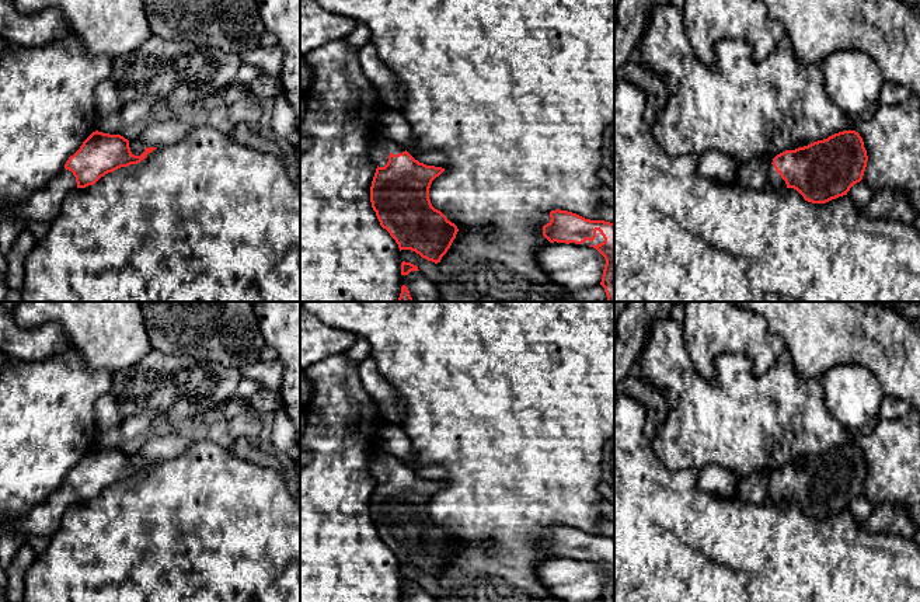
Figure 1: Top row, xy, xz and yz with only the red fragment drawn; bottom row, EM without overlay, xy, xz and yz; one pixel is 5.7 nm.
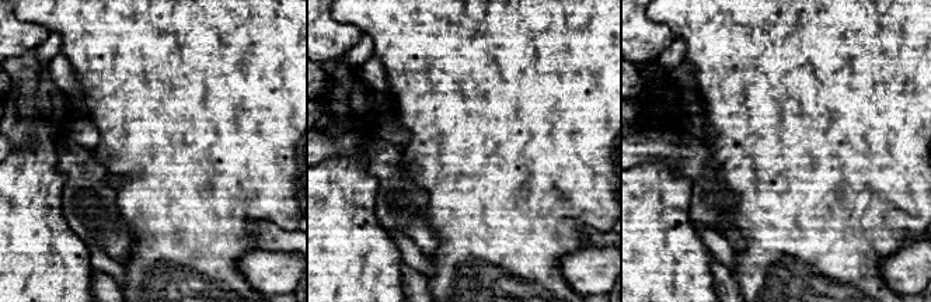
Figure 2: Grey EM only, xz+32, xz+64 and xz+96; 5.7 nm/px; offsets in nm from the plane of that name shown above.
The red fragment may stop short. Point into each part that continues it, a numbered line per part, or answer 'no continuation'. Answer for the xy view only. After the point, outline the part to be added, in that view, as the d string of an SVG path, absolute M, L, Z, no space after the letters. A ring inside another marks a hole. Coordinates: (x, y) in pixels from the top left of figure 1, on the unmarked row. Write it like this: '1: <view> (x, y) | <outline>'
1: xy (44, 519) | M63 483L56 494L46 502L34 507L22 518L4 518L0 515L0 529L14 526L24 536L52 537L60 528L65 514L77 504L76 491Z

